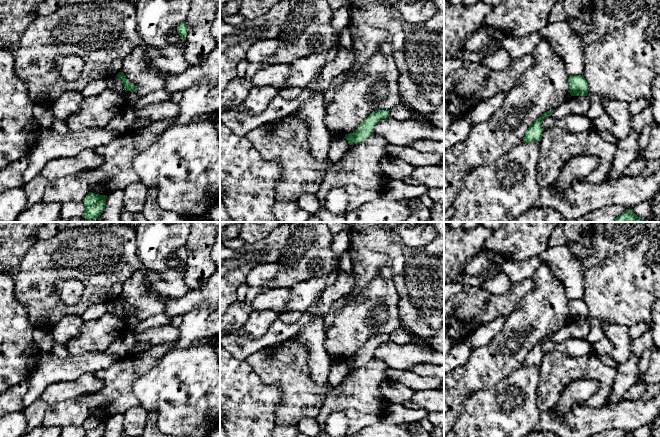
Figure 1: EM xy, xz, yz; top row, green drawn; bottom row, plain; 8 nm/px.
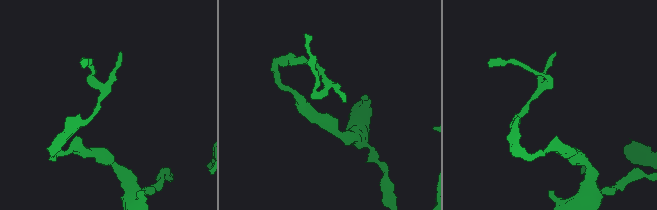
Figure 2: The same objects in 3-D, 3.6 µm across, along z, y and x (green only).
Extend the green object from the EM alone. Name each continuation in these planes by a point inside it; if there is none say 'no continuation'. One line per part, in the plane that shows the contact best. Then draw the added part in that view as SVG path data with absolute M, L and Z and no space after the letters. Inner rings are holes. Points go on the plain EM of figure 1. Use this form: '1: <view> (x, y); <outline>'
no continuation

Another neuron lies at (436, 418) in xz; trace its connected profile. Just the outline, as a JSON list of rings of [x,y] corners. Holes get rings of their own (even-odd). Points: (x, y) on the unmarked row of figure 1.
[[[429,412],[427,418],[435,428],[444,430],[444,412]]]

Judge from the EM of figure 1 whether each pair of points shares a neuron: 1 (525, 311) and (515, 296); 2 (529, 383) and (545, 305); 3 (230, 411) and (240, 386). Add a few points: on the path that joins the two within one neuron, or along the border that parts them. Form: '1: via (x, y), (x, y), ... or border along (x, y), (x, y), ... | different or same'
1: border along (534, 284), (535, 287), (506, 316) | different
2: border along (521, 365), (502, 380) | different
3: via (233, 405), (234, 392) | same

